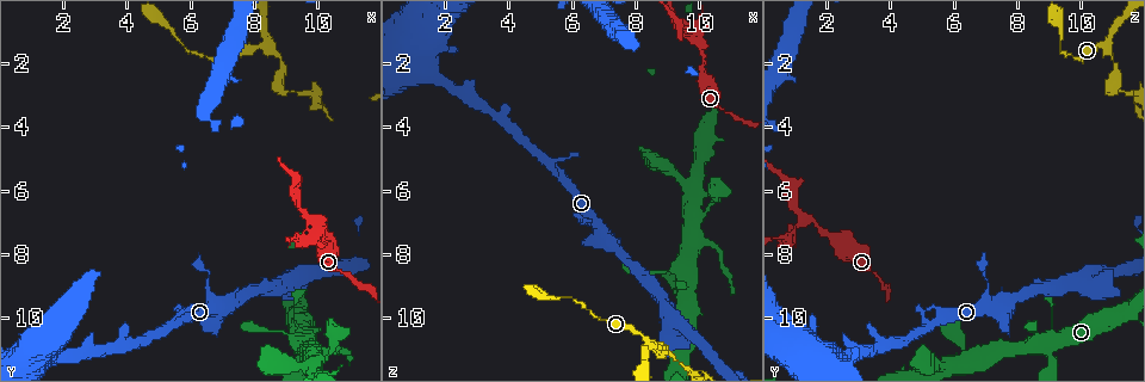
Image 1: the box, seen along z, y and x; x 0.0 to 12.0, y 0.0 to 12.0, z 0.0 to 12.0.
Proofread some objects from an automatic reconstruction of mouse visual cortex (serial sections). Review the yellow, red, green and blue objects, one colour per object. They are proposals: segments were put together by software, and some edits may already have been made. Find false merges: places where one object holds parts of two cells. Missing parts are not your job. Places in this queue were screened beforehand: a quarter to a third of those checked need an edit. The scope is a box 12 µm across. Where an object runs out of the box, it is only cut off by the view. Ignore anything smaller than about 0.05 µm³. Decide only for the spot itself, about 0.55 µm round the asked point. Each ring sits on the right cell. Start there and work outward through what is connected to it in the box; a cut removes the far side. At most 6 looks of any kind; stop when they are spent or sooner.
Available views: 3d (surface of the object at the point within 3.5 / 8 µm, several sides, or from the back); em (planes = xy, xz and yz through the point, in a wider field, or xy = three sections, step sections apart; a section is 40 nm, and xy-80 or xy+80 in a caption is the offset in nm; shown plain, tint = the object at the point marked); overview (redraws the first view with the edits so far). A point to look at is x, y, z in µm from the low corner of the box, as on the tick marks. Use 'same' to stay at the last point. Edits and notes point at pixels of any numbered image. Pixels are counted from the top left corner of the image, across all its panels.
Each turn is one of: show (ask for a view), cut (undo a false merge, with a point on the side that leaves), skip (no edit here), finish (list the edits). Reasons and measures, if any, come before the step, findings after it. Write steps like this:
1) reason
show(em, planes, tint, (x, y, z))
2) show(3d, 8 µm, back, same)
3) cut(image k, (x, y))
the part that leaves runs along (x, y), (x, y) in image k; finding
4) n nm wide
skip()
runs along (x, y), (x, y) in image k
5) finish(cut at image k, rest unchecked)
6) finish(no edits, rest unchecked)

a narrow waist
show(3d, 3.5 µm, (10.1, 6.9, 1.5))

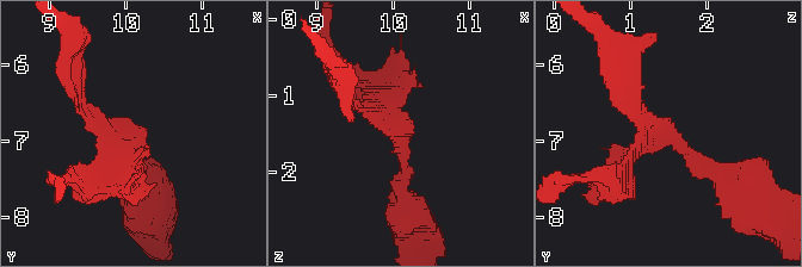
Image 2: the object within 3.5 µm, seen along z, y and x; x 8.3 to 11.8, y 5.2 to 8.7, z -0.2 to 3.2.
show(em, xy, step 2, tint, (10.05, 6.95, 1.55))

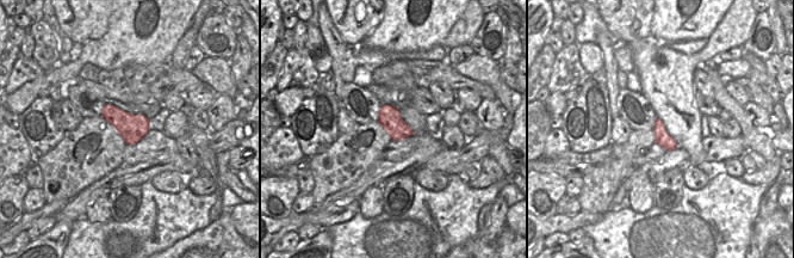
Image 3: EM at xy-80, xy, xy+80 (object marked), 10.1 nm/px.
cut(image 2, (94, 180))
the part that leaves runs along (127, 150), (100, 191), (63, 177) in image 2; two cells meet here

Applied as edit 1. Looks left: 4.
see it whole again
show(overview)

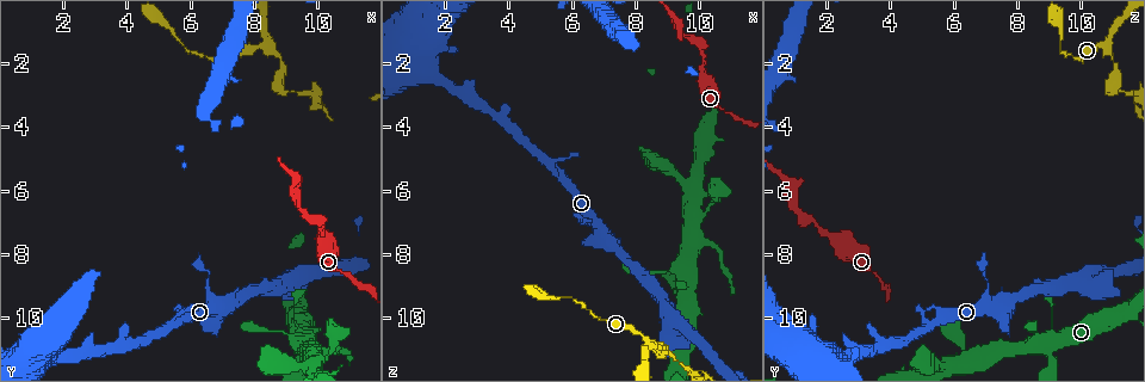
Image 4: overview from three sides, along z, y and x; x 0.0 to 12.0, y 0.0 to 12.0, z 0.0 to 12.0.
sharp bend
show(3d, 3.5 µm, (10.1, 11.0, 7.5))

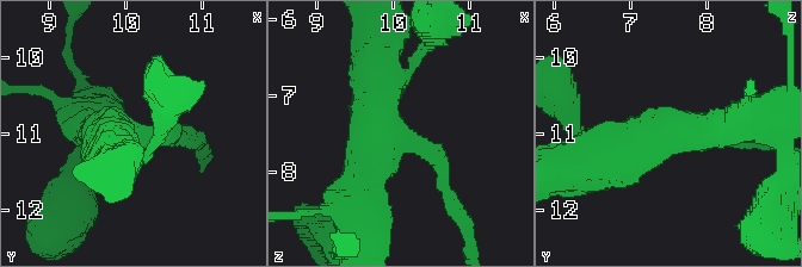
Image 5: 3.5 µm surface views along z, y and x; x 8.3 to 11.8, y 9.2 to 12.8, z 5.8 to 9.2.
3 arms; arms of 200, 500, 600 nm
show(em, xy, step 2, tint, same)

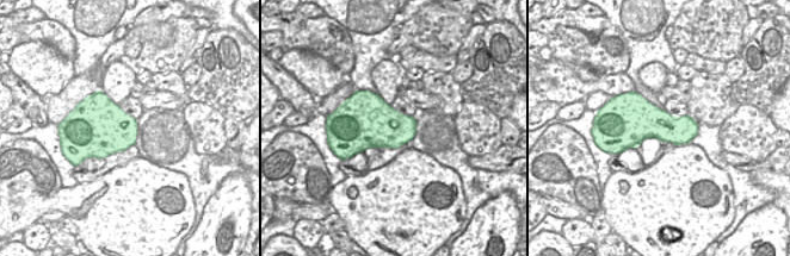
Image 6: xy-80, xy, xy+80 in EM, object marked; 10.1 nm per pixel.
skip()
continuous, no second cell

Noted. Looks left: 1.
finish(cut at image 2, rest unchecked)

